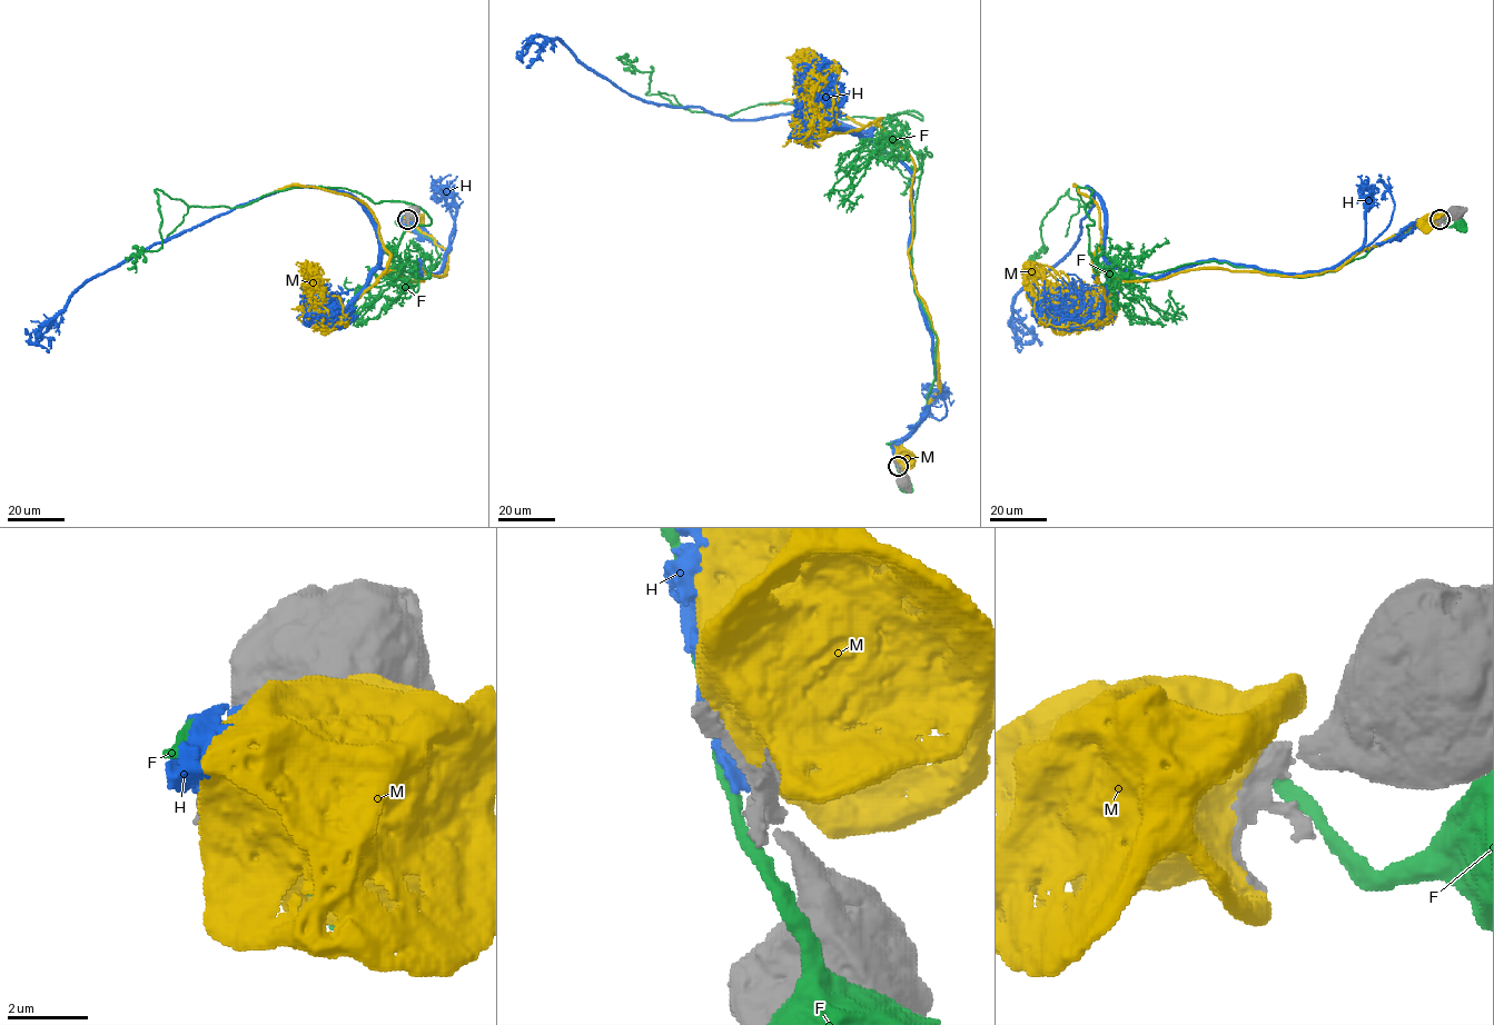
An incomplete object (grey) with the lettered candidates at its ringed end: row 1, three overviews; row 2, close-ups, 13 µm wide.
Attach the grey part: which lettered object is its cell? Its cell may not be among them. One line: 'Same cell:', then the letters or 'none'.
Same cell: H

